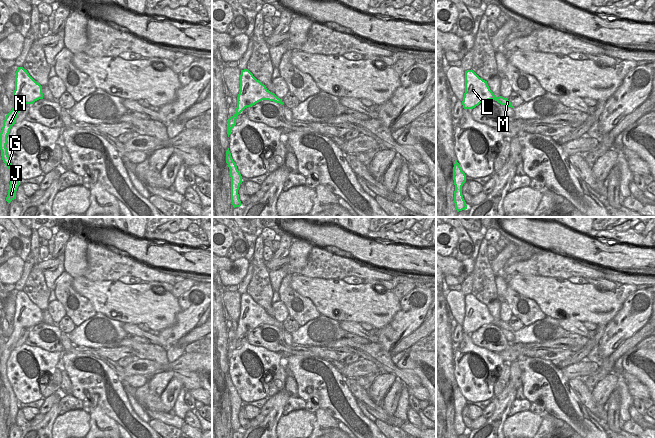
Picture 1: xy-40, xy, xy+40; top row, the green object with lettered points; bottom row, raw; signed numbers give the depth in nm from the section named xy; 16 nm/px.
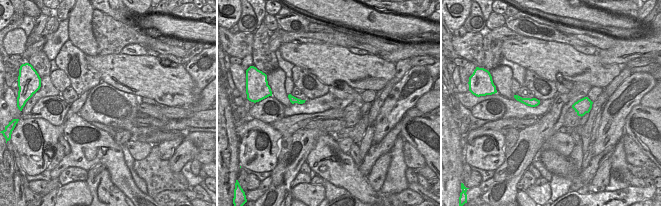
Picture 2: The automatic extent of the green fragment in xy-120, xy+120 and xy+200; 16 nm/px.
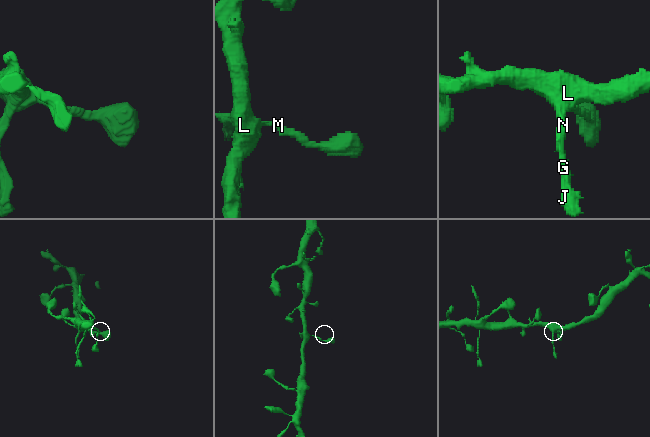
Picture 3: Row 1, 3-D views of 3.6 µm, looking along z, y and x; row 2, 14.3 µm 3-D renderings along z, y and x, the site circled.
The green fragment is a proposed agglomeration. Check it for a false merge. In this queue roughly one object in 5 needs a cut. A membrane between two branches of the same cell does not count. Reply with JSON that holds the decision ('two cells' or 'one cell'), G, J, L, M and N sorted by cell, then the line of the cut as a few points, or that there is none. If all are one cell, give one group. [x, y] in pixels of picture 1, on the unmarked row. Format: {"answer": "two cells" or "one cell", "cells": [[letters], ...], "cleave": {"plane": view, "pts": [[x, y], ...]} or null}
{"answer": "one cell", "cells": [["G", "J", "L", "M", "N"]], "cleave": null}

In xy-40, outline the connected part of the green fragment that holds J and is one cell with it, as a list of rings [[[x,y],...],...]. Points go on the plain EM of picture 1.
[[[18,291],[15,301],[15,314],[13,316],[13,332],[6,339],[3,345],[3,351],[0,357],[0,374],[3,386],[9,393],[10,409],[6,425],[10,426],[16,423],[16,415],[19,407],[19,401],[16,398],[11,384],[7,378],[7,360],[11,351],[16,347],[16,342],[24,328],[33,328],[35,325],[43,323],[42,310],[37,307],[23,291]]]

